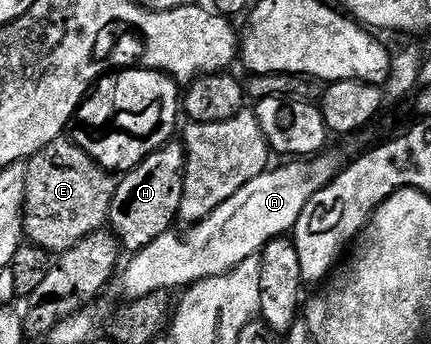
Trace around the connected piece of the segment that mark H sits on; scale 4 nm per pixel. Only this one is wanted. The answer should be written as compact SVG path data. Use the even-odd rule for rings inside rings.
M173 140L154 151L120 179L109 208L109 227L123 249L130 254L147 248L168 232L179 217L185 180L186 152L183 143Z

